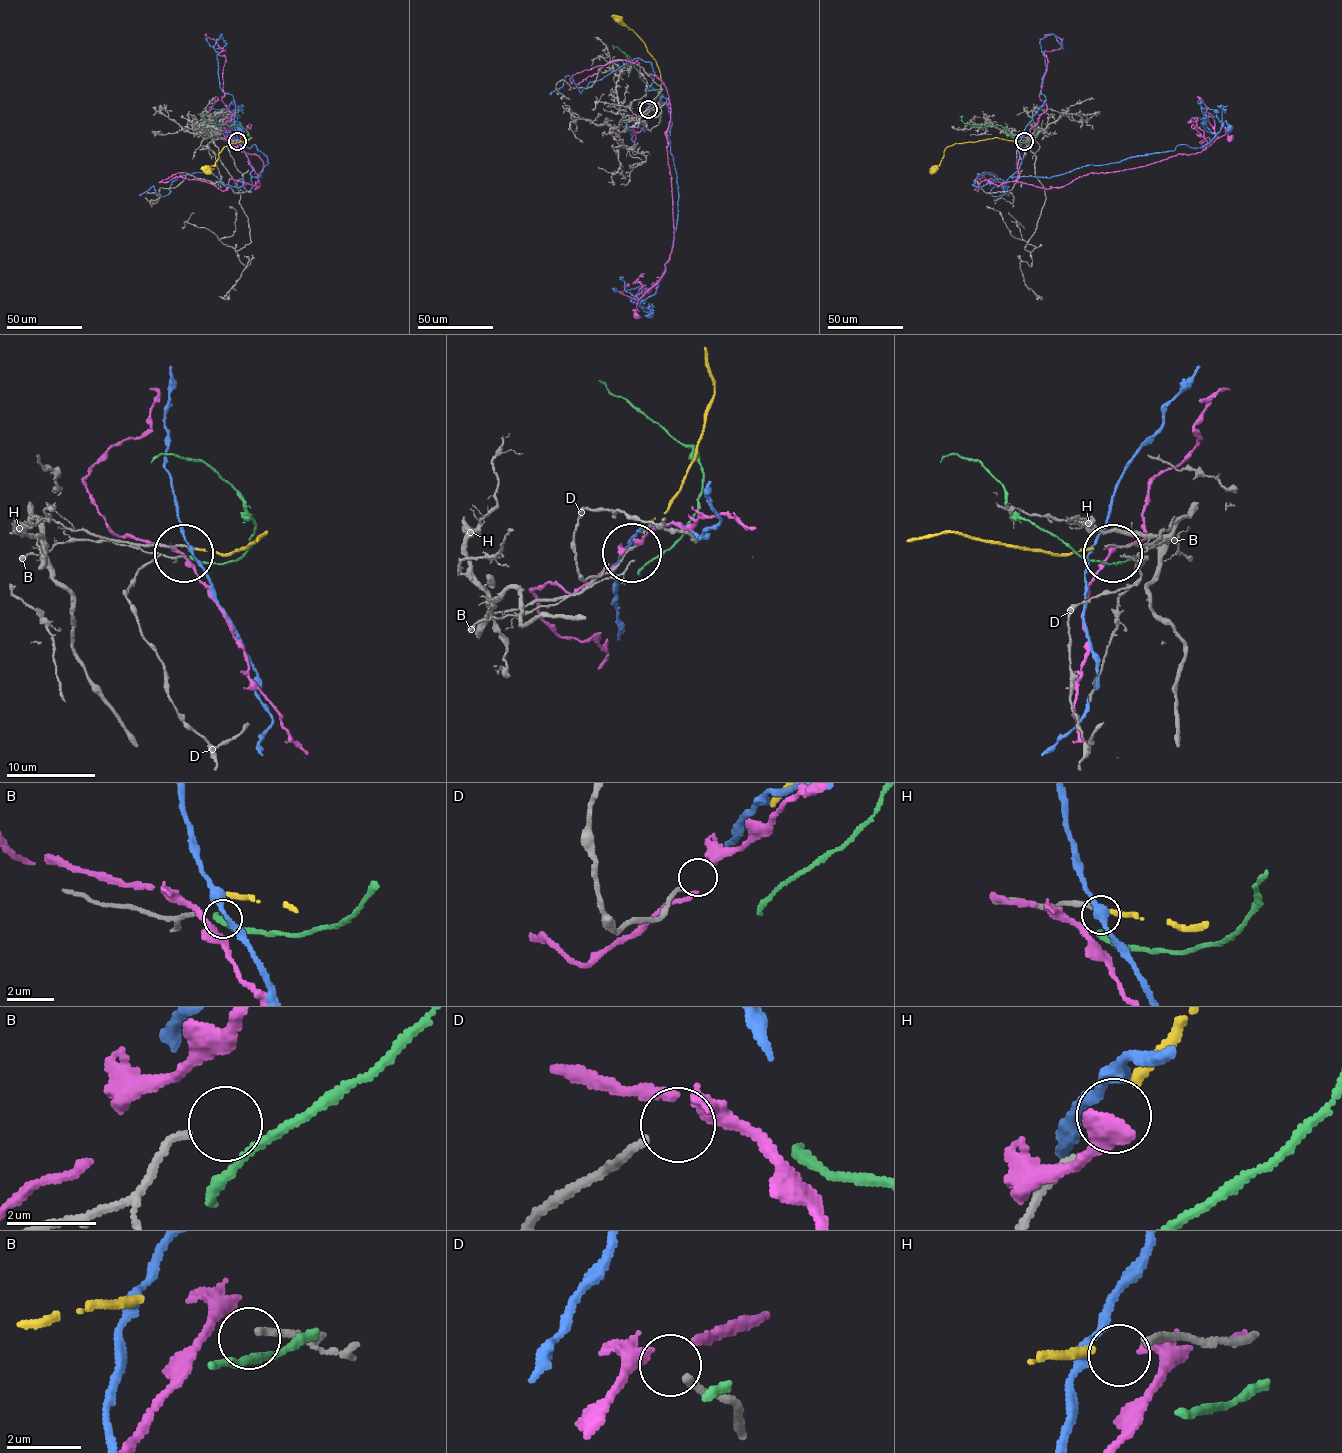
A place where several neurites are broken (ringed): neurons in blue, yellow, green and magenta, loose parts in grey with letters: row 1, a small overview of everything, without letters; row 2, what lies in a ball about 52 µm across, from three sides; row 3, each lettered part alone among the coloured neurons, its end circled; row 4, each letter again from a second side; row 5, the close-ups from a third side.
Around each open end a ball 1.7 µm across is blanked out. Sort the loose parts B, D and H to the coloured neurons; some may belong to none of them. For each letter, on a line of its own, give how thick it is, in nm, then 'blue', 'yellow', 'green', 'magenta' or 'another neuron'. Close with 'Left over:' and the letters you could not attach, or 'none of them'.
B: 170 nm | another neuron
D: 180 nm | another neuron
H: 200 nm | another neuron
Left over: B, D, H

